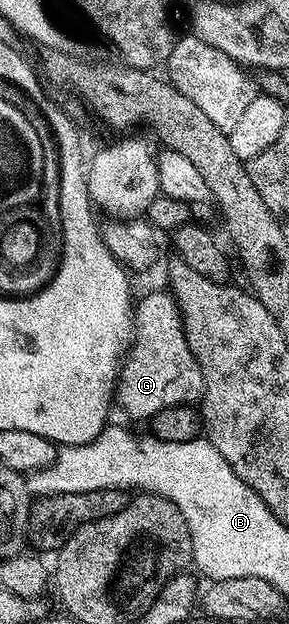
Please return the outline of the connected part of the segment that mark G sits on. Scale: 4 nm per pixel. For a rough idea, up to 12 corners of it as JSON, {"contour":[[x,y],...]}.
{"contour":[[137,302],[116,401],[134,417],[196,397],[178,305]]}

